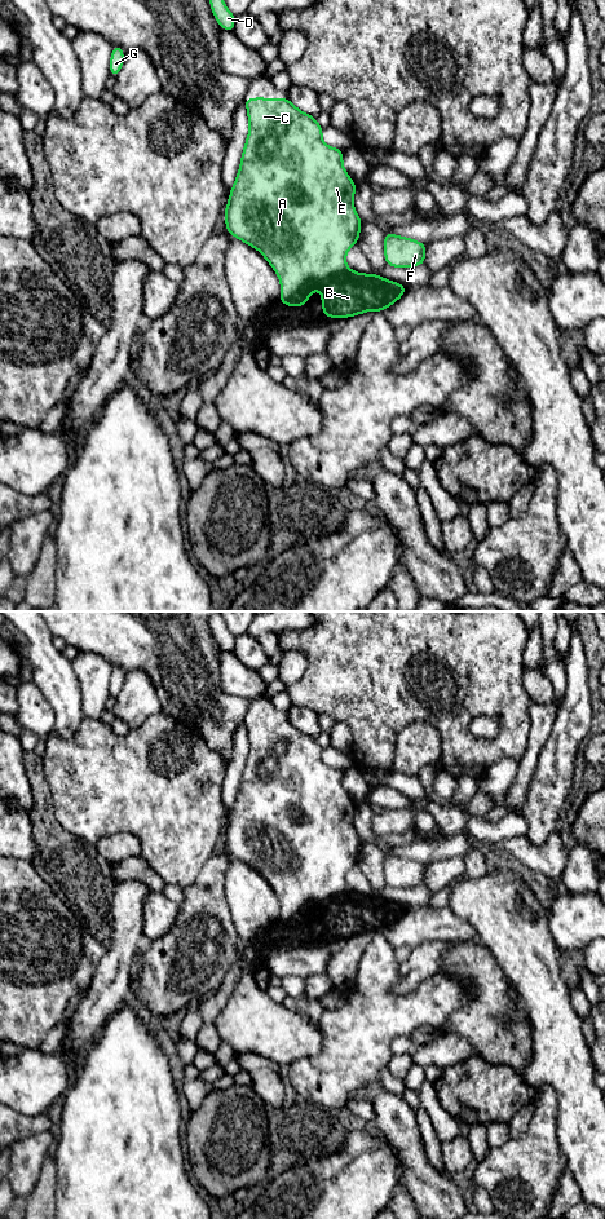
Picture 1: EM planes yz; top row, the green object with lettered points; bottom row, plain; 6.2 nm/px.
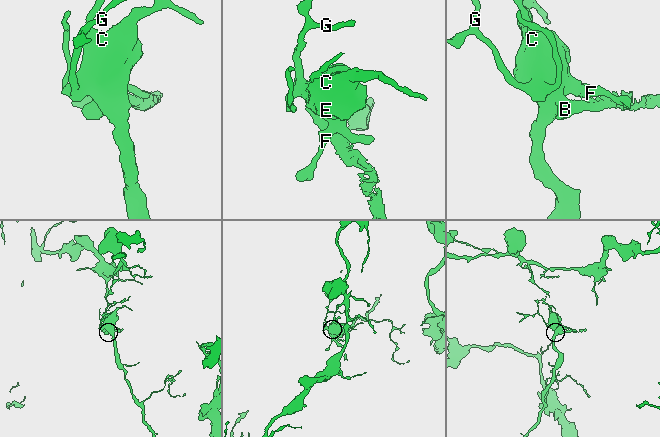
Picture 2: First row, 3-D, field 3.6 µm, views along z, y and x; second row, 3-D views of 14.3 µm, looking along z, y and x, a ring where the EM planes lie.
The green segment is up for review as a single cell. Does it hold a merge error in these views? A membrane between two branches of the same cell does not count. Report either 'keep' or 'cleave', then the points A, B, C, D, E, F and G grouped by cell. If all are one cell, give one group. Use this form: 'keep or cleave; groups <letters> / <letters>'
cleave; groups A C D E F G / B

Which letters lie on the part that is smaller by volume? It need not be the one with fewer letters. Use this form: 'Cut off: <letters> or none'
Cut off: B

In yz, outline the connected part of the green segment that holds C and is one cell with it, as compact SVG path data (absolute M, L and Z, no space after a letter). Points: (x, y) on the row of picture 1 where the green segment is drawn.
M244 98L249 131L239 171L225 207L225 225L231 237L256 248L281 281L279 301L295 306L300 293L346 268L346 252L357 244L362 221L353 198L357 185L343 164L343 149L327 146L317 118L299 110L290 98Z

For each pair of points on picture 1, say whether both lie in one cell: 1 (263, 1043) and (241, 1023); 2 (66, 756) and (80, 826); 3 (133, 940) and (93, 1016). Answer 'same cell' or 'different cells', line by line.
1: same cell
2: same cell
3: same cell

